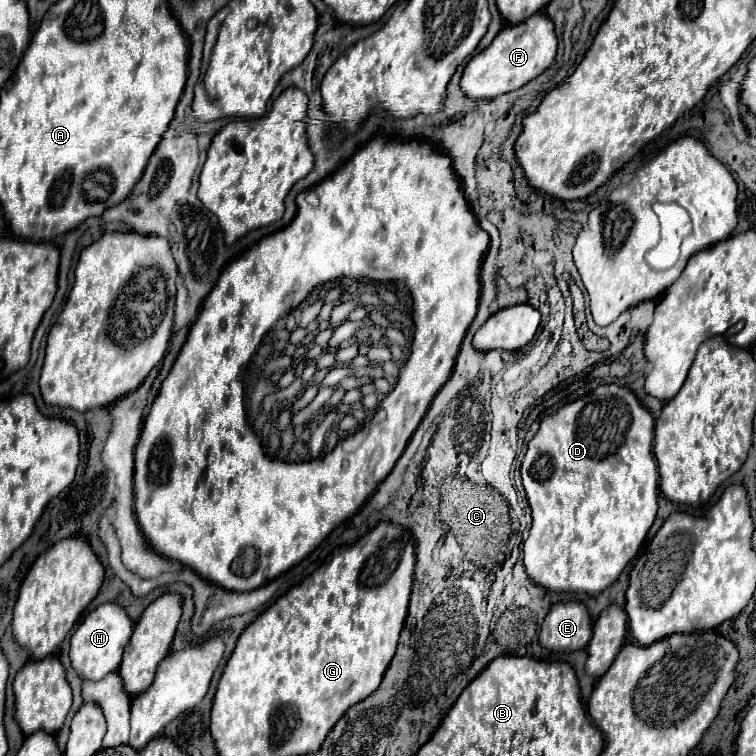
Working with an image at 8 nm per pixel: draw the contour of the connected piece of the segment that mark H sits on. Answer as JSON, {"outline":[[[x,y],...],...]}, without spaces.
{"outline":[[[108,602],[92,610],[70,638],[70,660],[76,674],[82,676],[84,680],[102,680],[106,674],[118,670],[124,648],[130,642],[132,630],[134,624],[120,604]]]}

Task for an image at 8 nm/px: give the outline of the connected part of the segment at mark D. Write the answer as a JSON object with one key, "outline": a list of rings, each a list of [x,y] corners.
{"outline":[[[608,384],[608,386],[598,386],[590,394],[578,398],[576,402],[570,402],[562,406],[556,414],[546,416],[540,422],[540,428],[536,436],[530,440],[524,462],[522,462],[522,486],[526,490],[526,498],[532,508],[532,528],[530,536],[524,542],[524,566],[528,576],[554,592],[586,592],[590,596],[598,596],[602,590],[606,590],[610,584],[616,582],[616,578],[622,574],[626,564],[636,556],[640,544],[644,542],[656,510],[658,510],[658,464],[652,454],[652,438],[654,438],[654,418],[650,412],[642,406],[642,402],[634,396],[634,392],[628,386],[618,386],[618,384]]]}

